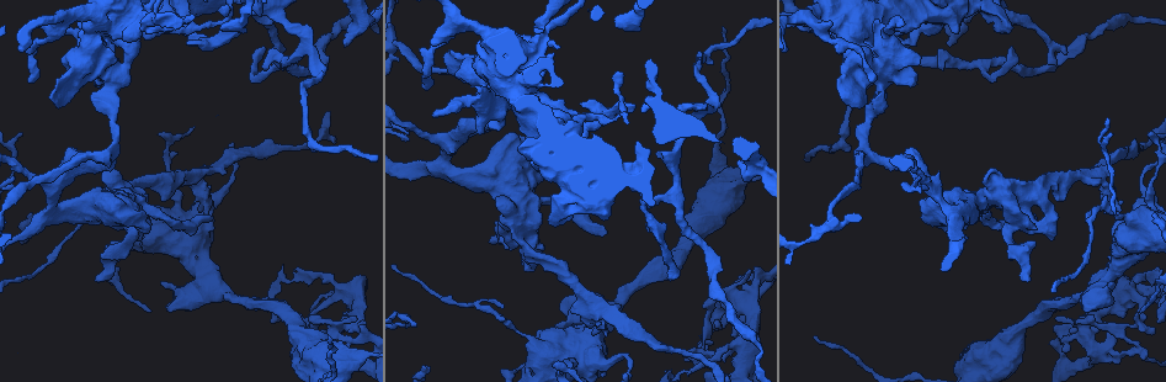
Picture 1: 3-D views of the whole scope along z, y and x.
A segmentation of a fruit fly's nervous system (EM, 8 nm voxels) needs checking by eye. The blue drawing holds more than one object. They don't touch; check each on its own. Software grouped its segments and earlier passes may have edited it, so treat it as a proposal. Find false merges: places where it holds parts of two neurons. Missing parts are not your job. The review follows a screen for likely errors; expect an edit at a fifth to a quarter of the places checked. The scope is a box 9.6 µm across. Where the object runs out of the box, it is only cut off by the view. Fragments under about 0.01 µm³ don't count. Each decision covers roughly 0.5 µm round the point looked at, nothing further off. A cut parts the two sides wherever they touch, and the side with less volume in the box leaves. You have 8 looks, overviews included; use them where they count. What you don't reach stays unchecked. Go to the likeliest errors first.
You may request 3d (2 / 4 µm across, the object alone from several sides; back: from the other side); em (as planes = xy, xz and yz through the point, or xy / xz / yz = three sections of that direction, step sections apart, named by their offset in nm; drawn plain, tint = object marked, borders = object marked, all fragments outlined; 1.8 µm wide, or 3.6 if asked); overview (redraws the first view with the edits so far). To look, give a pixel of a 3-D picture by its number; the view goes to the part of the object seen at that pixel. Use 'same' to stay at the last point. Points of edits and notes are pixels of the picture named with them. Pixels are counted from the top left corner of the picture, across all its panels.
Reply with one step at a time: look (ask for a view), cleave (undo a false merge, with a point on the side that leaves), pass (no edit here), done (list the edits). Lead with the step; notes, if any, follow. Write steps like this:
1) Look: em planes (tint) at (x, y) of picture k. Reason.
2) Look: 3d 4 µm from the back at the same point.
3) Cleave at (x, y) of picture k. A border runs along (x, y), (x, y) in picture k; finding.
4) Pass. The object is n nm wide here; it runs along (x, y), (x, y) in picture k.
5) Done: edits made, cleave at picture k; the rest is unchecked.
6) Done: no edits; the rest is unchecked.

Look: 3d 4 µm at (876, 55) of picture 1. Looks like a crossing.

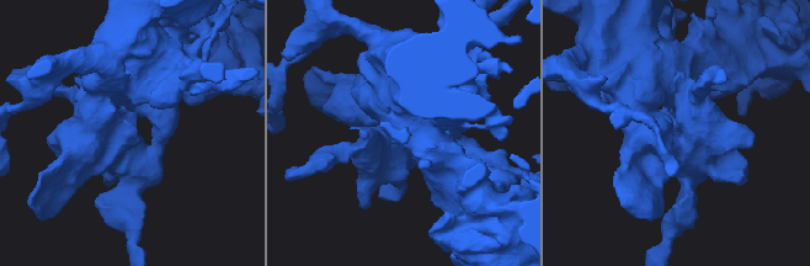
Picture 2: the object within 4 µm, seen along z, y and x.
Look: em 3.6 µm planes (tint) at (106, 137) of picture 2.

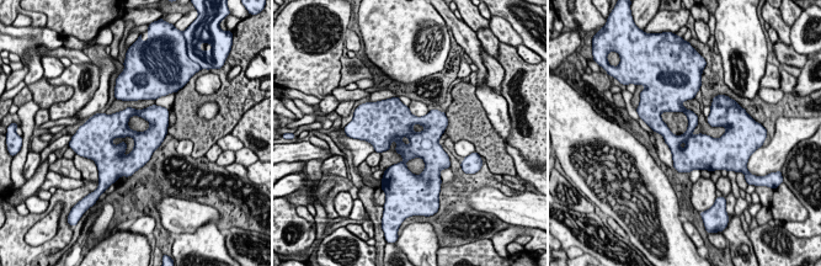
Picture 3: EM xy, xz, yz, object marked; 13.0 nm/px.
Pass. It runs along (165, 120), (149, 136), (99, 134) in picture 3; continuous, no second neuron.

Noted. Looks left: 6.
Look: em planes (tint) at (548, 41) of picture 1. Abrupt turn.

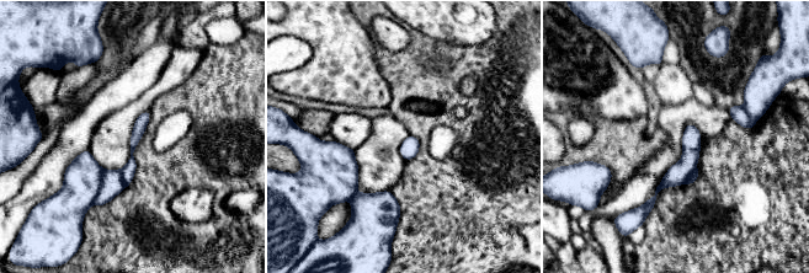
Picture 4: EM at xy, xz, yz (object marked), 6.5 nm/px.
Cleave at (113, 181) of picture 4. Two neurons meet here.

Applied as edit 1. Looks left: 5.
Look: overview. Redraw.

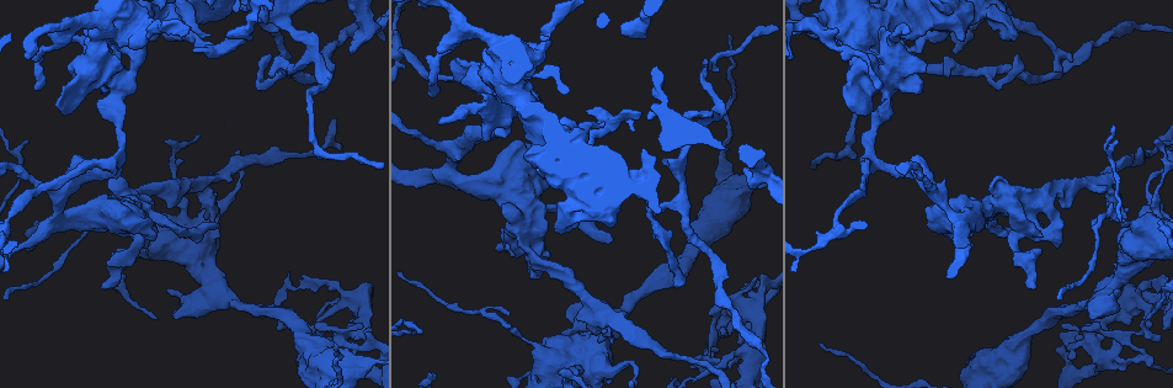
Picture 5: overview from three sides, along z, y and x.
Look: em planes (tint) at (764, 285) of picture 5. Closes a loop.

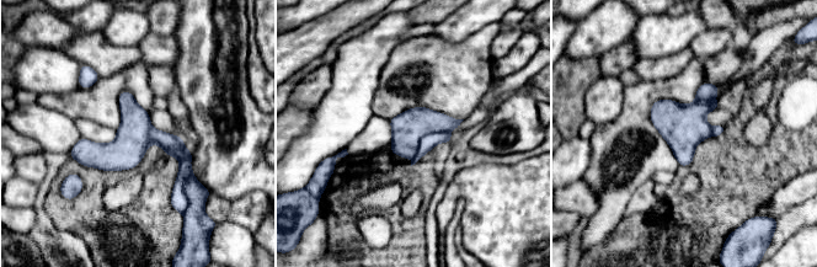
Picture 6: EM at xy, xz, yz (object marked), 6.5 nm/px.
Cleave at (427, 143) of picture 6. A border runs along (446, 132), (427, 133), (414, 158) in picture 6; two neurons meet here.

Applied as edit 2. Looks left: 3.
Done: edits made, cleave at picture 4, cleave at picture 6; the rest is unchecked.

